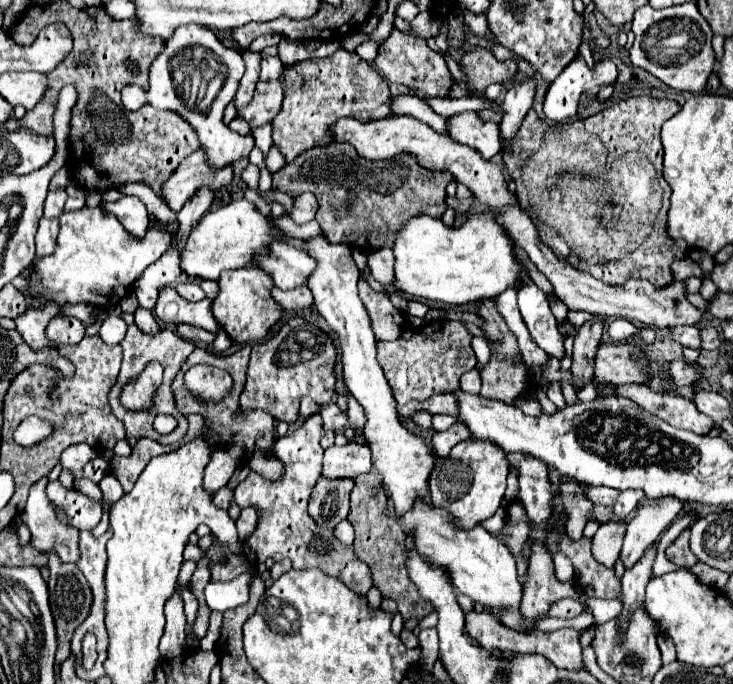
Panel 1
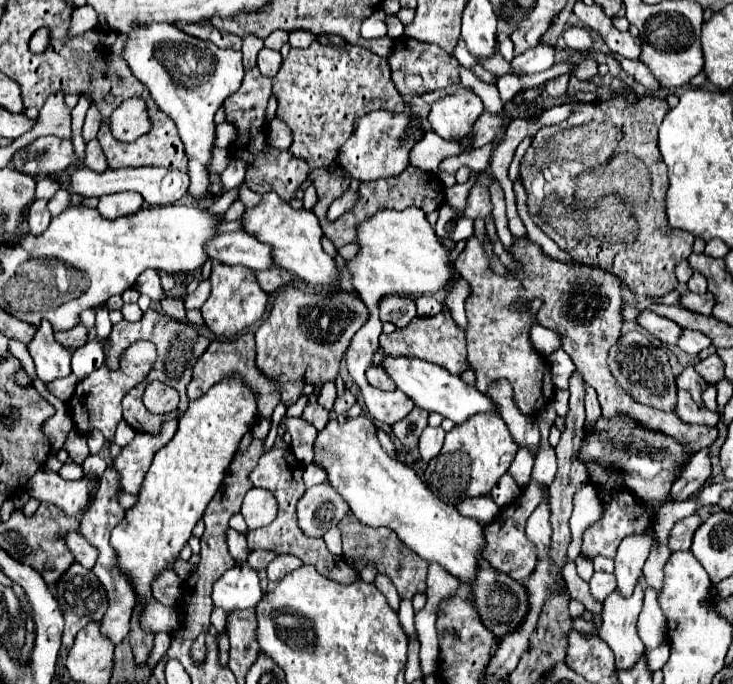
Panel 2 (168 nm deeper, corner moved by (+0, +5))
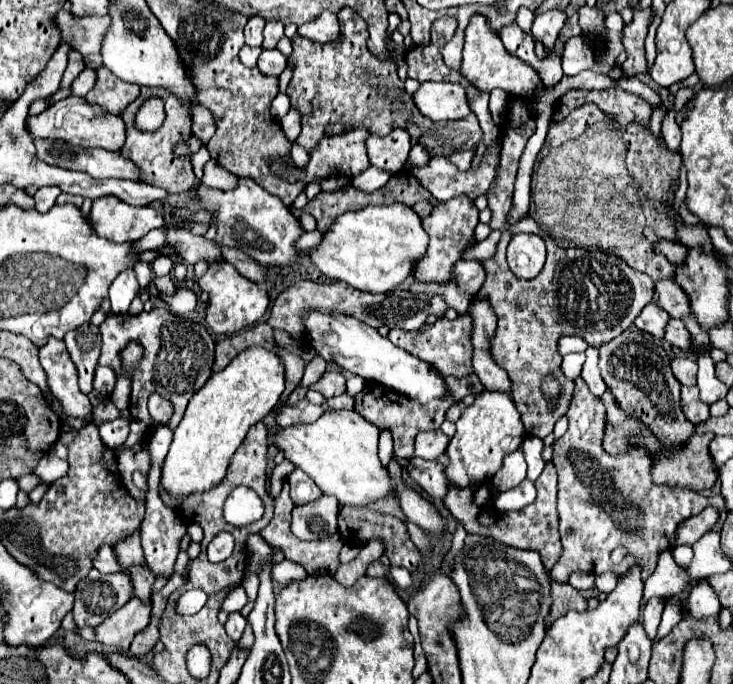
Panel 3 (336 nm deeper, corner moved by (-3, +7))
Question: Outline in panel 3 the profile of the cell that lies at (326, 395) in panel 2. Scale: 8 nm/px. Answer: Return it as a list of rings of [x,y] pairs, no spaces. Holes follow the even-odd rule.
[[[344,393],[340,397],[330,397],[328,399],[328,407],[330,409],[352,409],[354,407],[354,399],[348,393]]]

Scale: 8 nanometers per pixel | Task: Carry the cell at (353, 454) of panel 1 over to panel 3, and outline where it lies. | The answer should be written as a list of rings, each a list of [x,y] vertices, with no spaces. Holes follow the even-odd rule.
[[[294,469],[290,475],[288,475],[288,483],[290,483],[290,497],[296,505],[304,505],[304,503],[310,503],[314,501],[316,497],[320,497],[322,493],[316,491],[316,485],[314,481],[300,469]]]

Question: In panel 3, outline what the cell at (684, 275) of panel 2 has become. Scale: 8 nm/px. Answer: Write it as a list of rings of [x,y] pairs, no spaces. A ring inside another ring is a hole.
[[[662,241],[658,247],[656,247],[660,253],[664,253],[668,257],[668,261],[672,261],[672,265],[680,267],[684,265],[686,257],[688,257],[688,247],[682,245],[682,243],[670,243],[670,241]]]

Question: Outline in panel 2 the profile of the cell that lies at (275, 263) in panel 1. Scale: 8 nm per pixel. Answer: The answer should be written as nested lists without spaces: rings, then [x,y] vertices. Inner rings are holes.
[[[245,231],[217,235],[209,243],[209,259],[225,265],[245,265],[253,271],[273,267],[271,249]]]

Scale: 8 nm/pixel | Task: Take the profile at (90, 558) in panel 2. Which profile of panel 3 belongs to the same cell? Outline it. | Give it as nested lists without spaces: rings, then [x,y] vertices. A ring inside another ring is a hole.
[[[102,545],[102,547],[96,551],[94,567],[96,567],[100,573],[114,573],[114,571],[120,571],[120,567],[118,567],[118,563],[116,563],[116,557],[114,557],[114,553],[112,553],[112,547]]]

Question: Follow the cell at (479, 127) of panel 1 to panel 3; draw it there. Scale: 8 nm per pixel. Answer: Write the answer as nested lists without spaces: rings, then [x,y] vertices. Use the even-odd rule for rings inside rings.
[[[462,83],[420,85],[414,103],[420,113],[432,121],[458,121],[470,113],[466,87]]]

